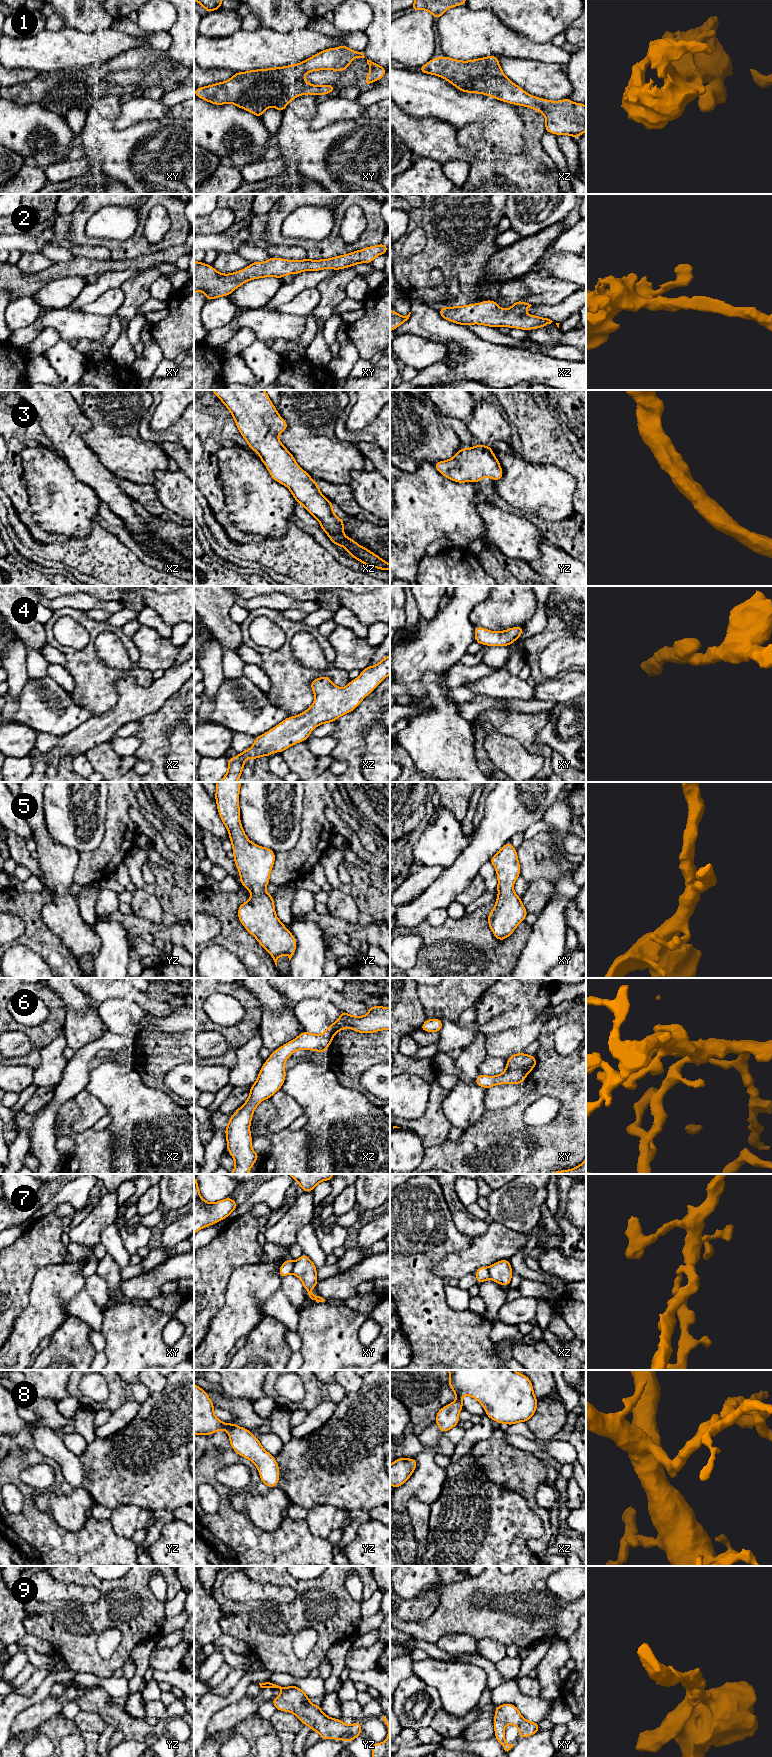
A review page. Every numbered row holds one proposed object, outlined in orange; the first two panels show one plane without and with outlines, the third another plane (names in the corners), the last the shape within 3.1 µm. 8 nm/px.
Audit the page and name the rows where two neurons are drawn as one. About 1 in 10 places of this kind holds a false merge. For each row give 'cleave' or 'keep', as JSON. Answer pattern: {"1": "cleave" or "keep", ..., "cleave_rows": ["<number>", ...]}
{"1": "keep", "2": "keep", "3": "keep", "4": "keep", "5": "keep", "6": "keep", "7": "cleave", "8": "keep", "9": "keep", "cleave_rows": ["7"]}

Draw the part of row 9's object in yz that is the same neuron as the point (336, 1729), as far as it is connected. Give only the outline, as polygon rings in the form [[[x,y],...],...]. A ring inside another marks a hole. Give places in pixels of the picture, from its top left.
[[[265,1682],[259,1683],[261,1688],[279,1688],[281,1695],[271,1700],[276,1710],[293,1713],[311,1731],[319,1733],[321,1739],[336,1739],[346,1742],[353,1741],[362,1735],[361,1722],[355,1721],[351,1726],[343,1723],[342,1719],[333,1719],[325,1715],[320,1705],[310,1704],[306,1693],[296,1685],[281,1687]]]

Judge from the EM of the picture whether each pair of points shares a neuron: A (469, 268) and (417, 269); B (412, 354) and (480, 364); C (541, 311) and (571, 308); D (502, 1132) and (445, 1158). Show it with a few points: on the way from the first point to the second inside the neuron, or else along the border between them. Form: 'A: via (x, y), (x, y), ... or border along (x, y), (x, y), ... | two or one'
A: via (456, 262), (430, 262) | one
B: border along (448, 347), (448, 353), (445, 357), (421, 369) | two
C: via (548, 311), (564, 310) | one
D: via (488, 1145), (478, 1155), (459, 1157) | one

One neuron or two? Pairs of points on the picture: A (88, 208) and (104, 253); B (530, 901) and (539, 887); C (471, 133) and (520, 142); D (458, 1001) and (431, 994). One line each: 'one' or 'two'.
A: two
B: one
C: two
D: one

